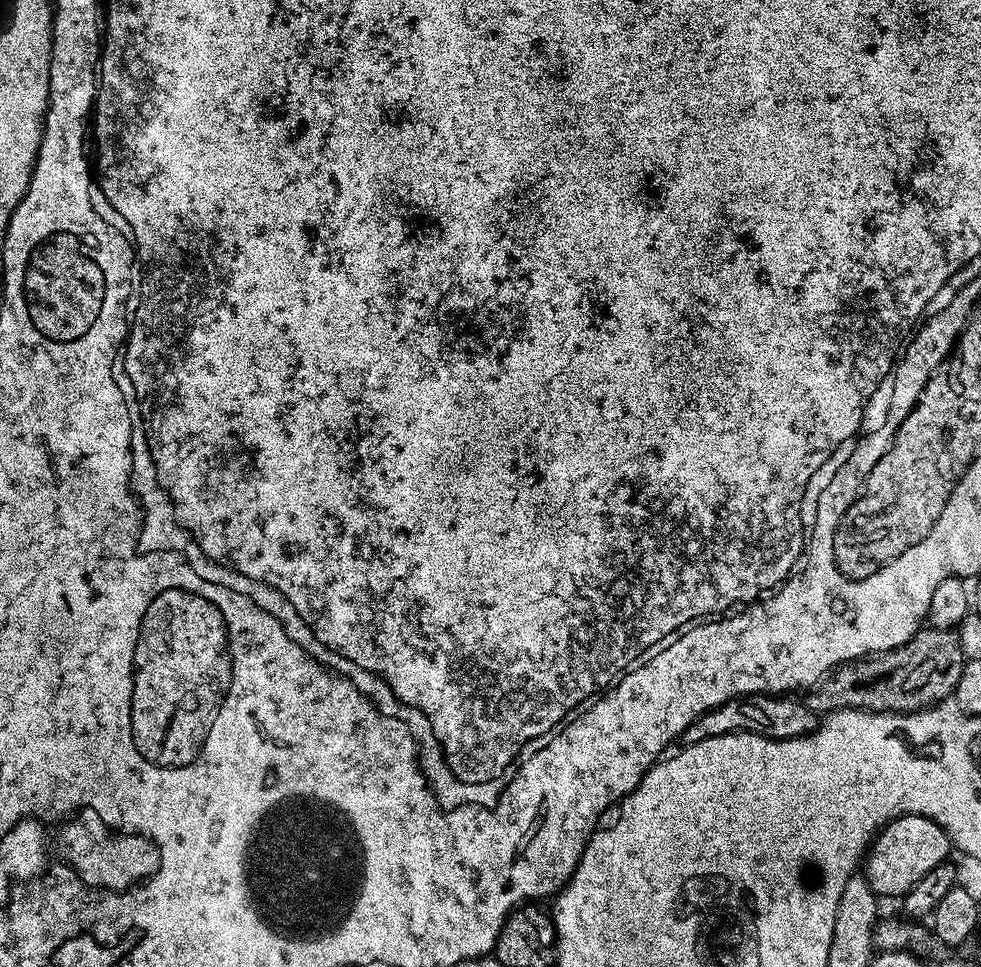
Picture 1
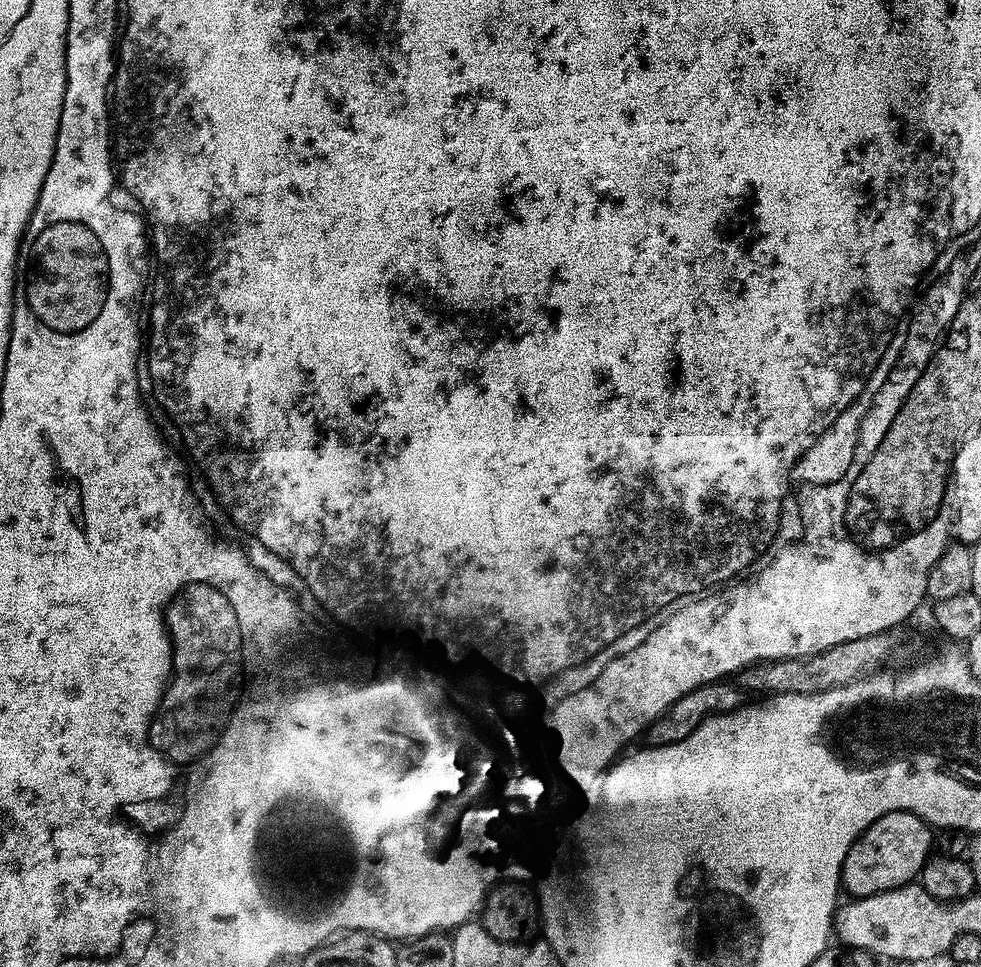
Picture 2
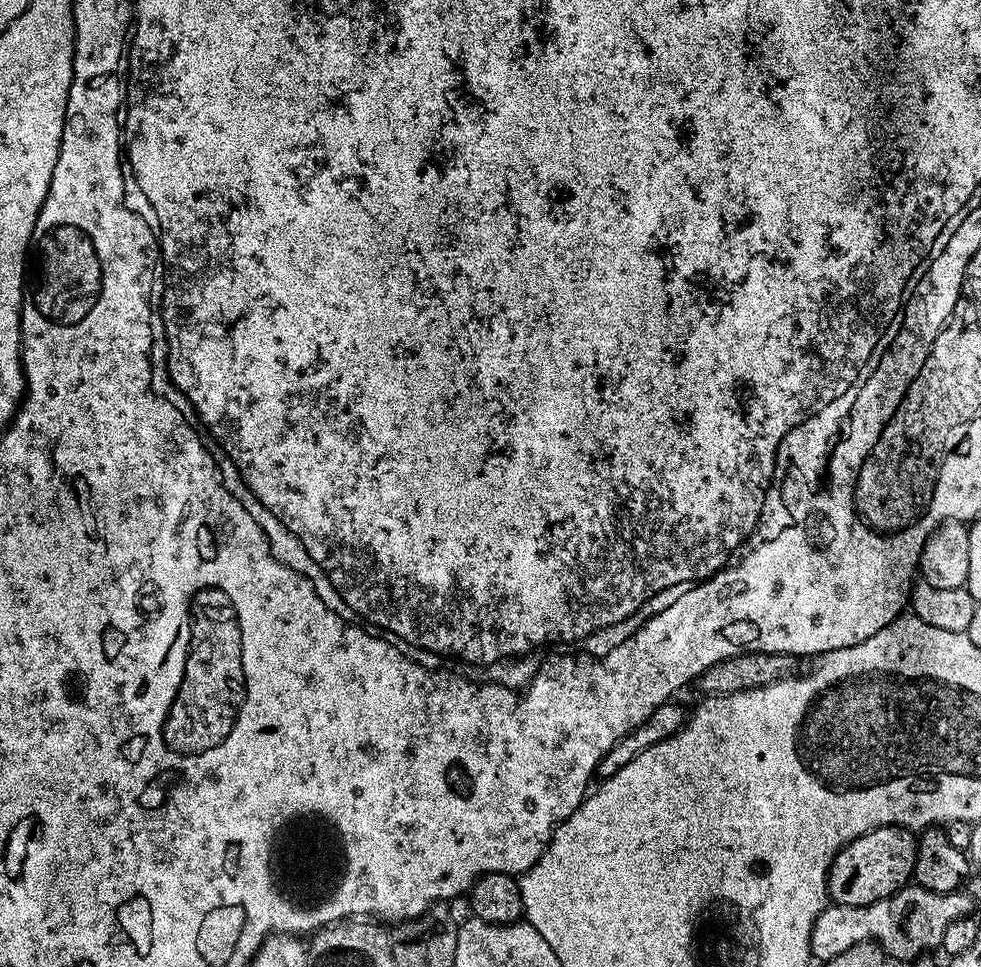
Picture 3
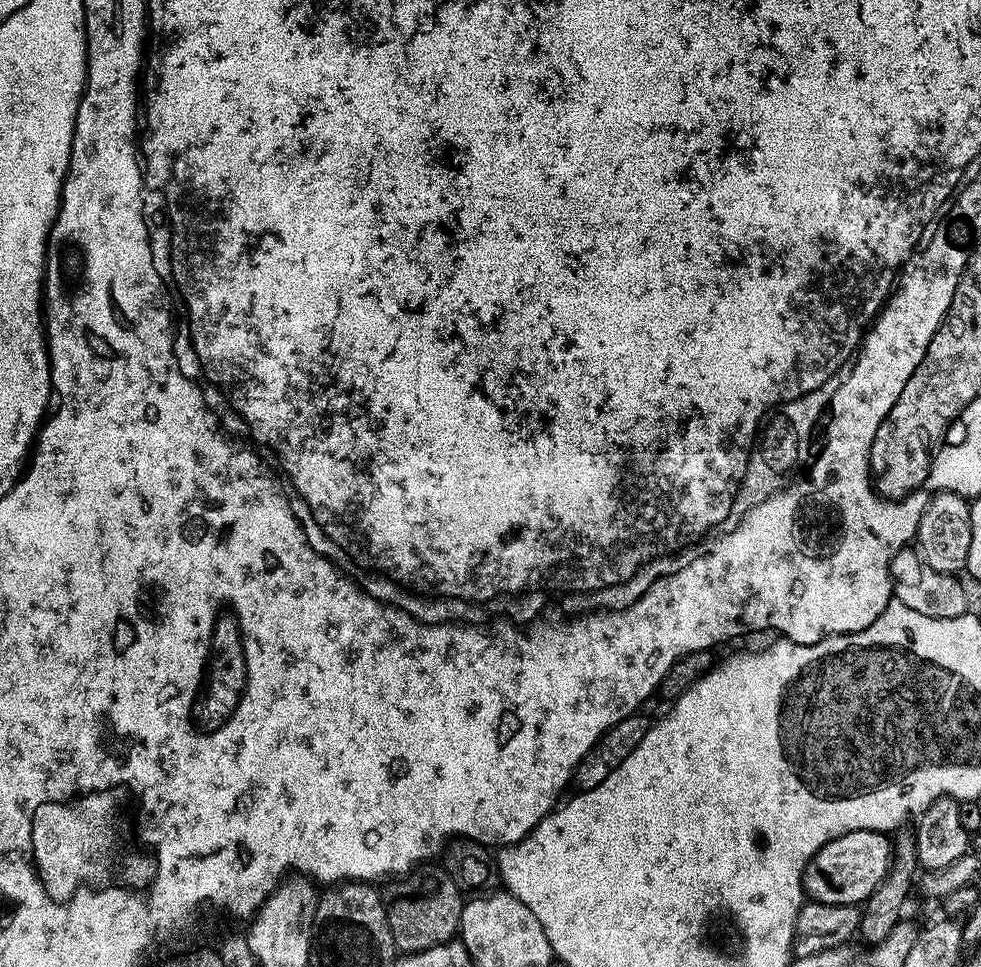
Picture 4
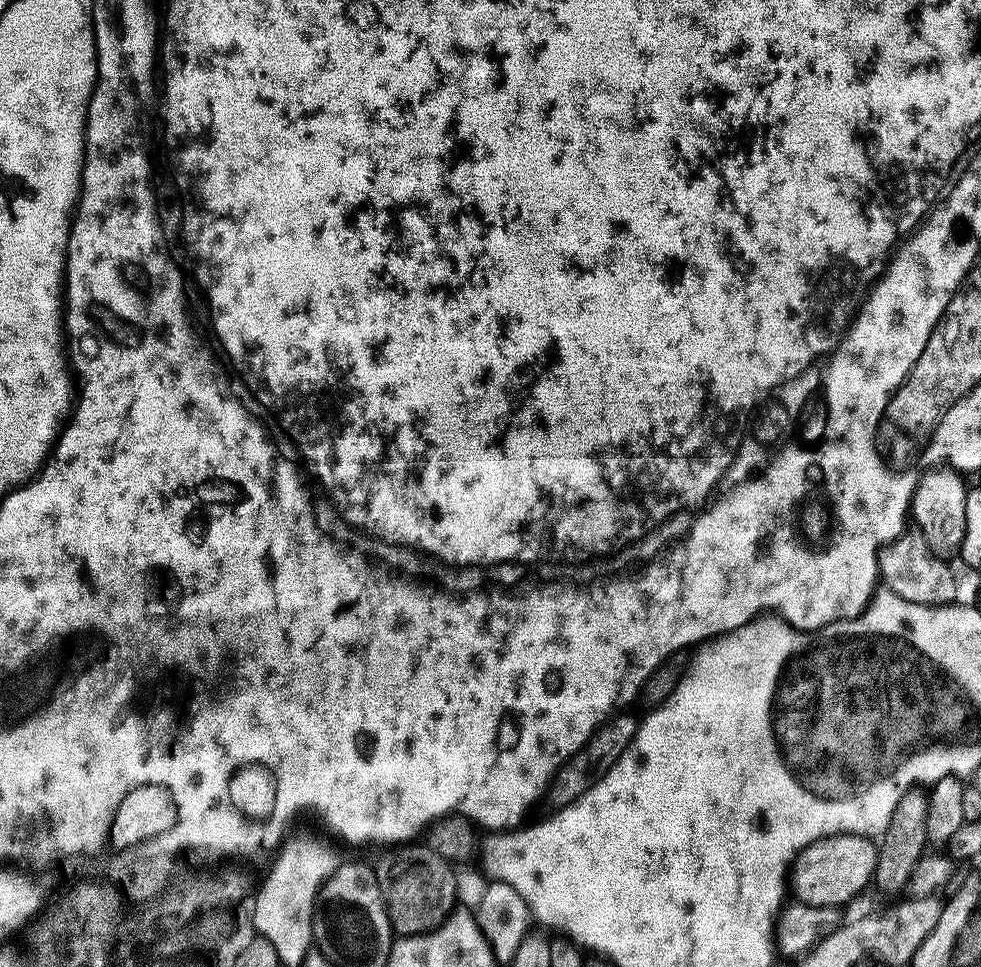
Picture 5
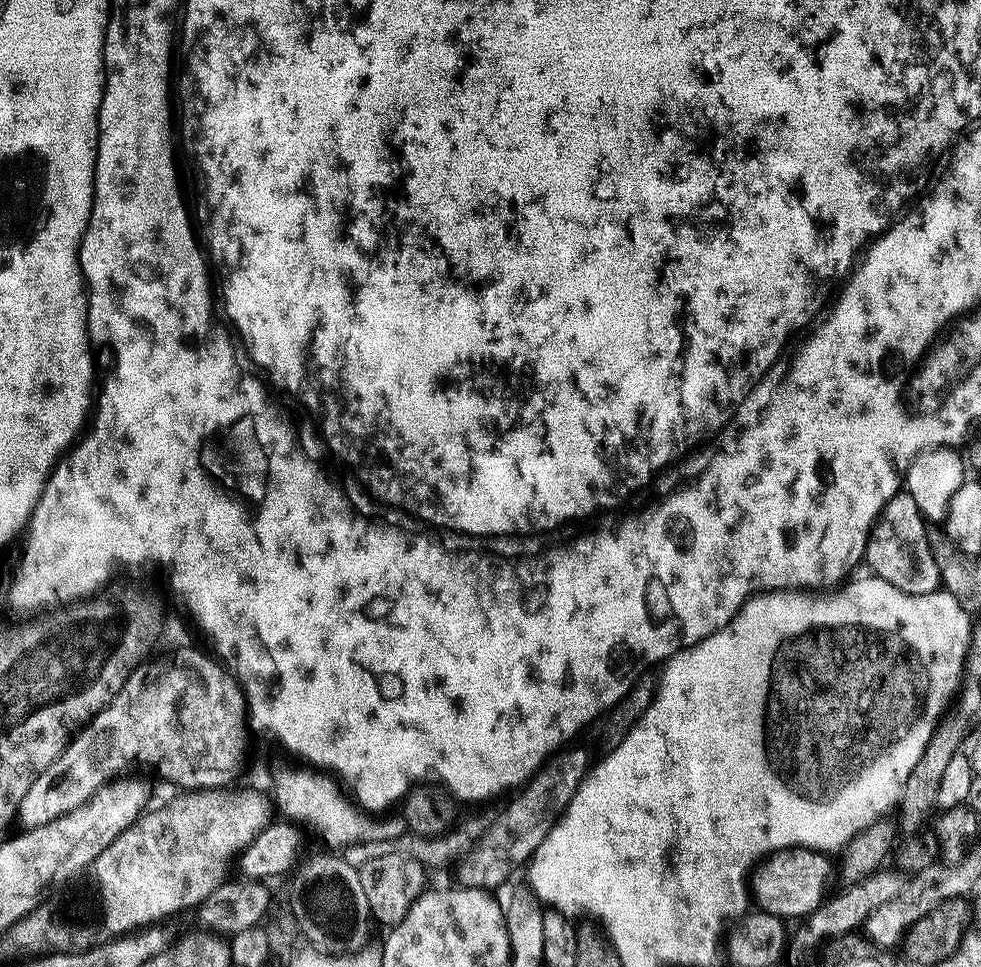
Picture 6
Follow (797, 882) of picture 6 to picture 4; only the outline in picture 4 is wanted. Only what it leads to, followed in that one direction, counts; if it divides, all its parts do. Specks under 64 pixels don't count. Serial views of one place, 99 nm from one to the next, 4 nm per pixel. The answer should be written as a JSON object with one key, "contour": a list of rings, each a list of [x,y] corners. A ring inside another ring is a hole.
{"contour":[[[858,830],[834,838],[812,860],[804,871],[804,890],[809,901],[830,906],[860,906],[867,901],[892,864],[892,840],[885,833]]]}

